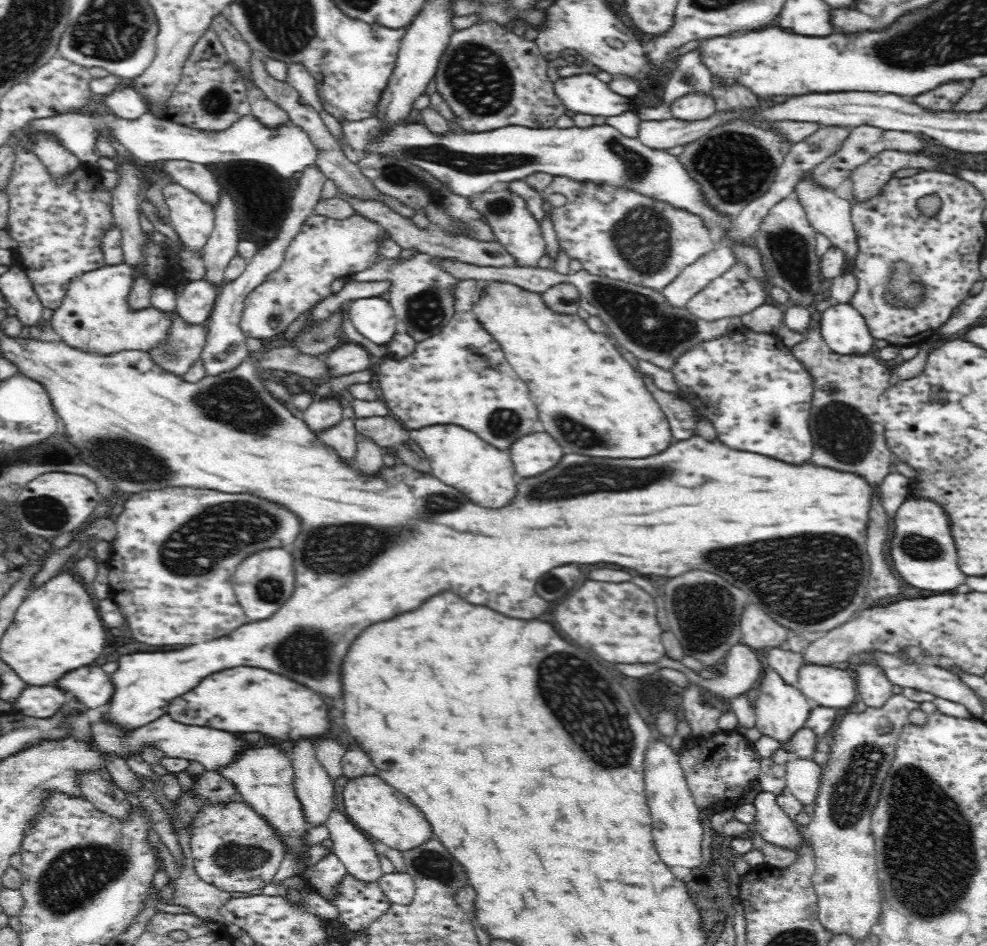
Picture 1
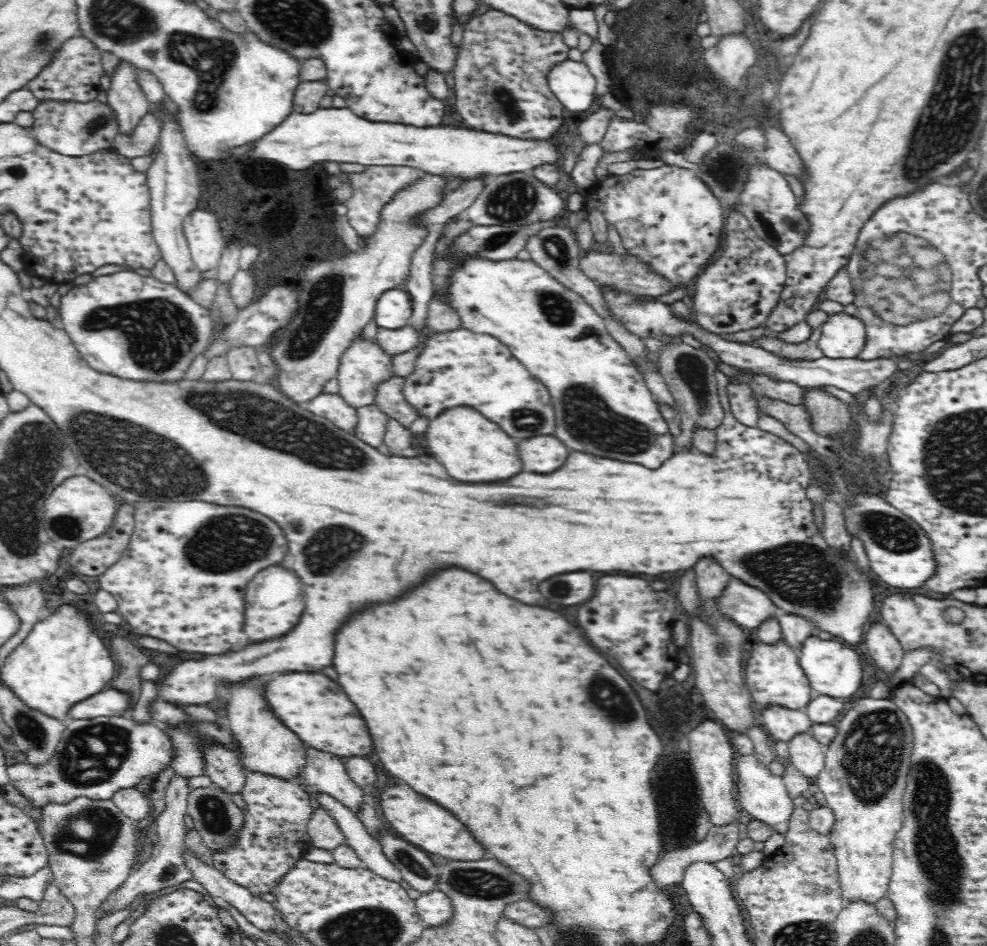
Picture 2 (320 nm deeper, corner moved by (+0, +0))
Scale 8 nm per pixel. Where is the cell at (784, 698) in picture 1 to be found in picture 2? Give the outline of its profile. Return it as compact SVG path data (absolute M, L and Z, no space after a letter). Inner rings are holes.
M783 638L774 644L765 644L758 640L751 643L751 656L744 668L744 680L755 710L763 711L768 704L779 704L780 708L804 710L811 702L811 686L808 677L800 666L799 651L789 646Z

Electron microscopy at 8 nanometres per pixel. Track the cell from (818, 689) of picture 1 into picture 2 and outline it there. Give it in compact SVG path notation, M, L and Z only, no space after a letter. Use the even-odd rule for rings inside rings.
M816 634L809 636L802 642L798 653L800 666L808 677L811 686L811 698L820 695L828 695L832 698L850 698L862 684L862 664L860 656L850 644L844 641L834 642L826 640Z

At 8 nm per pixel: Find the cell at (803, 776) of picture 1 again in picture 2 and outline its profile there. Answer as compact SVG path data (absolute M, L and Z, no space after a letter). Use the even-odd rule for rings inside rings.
M804 732L788 744L790 764L806 777L817 778L825 765L825 747L818 743L812 732Z

